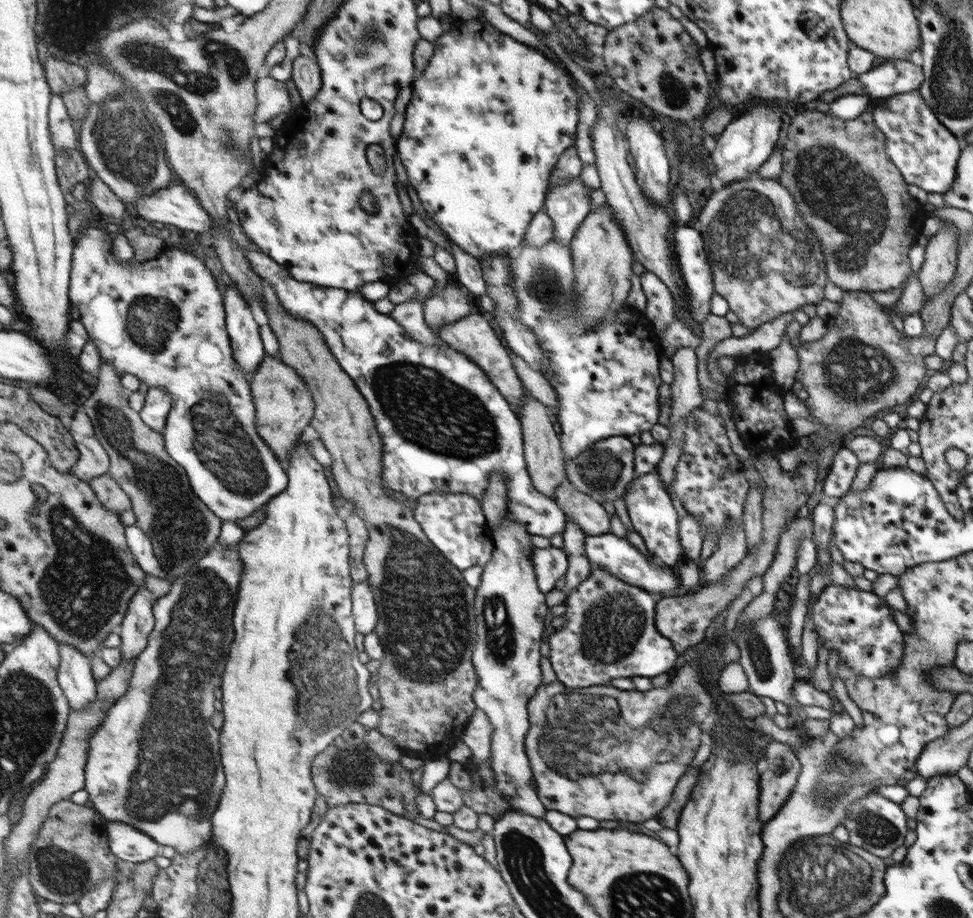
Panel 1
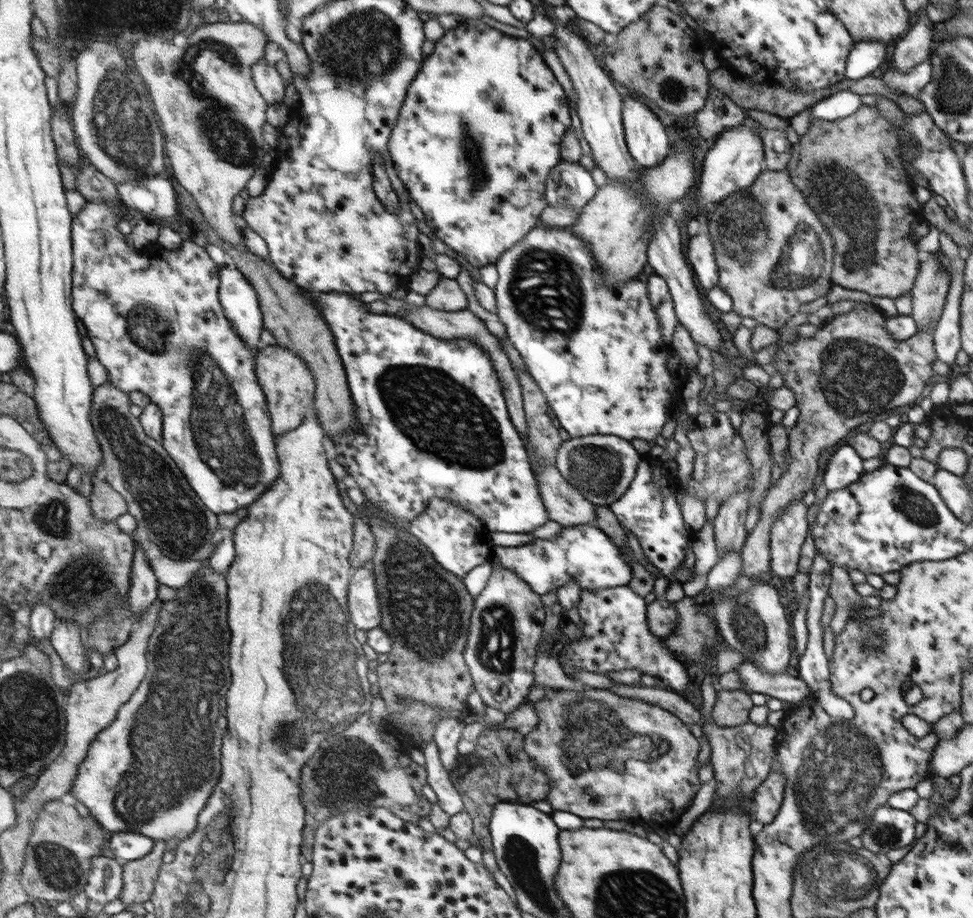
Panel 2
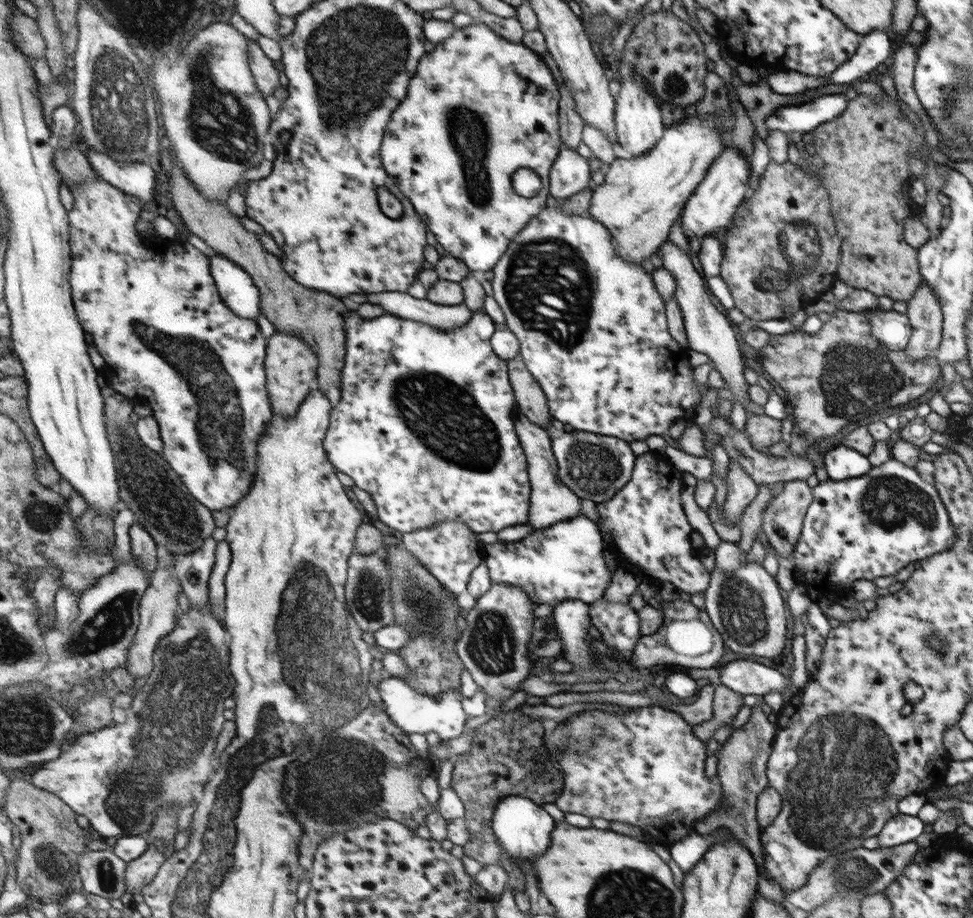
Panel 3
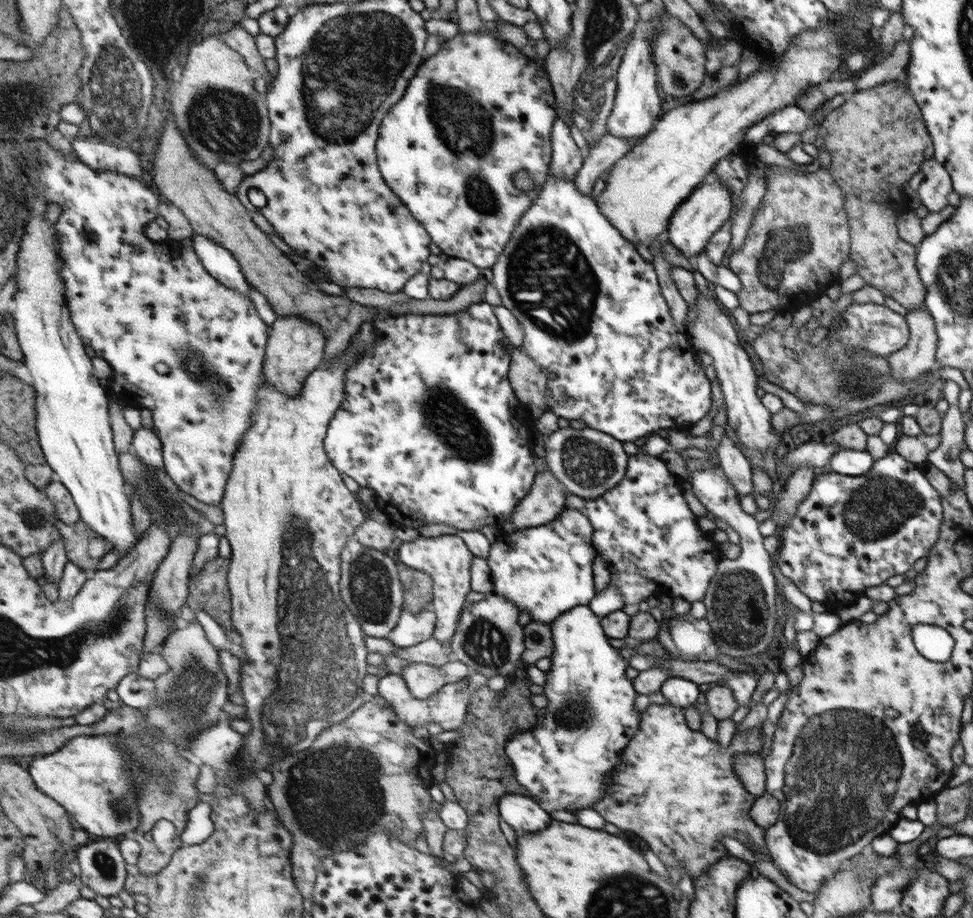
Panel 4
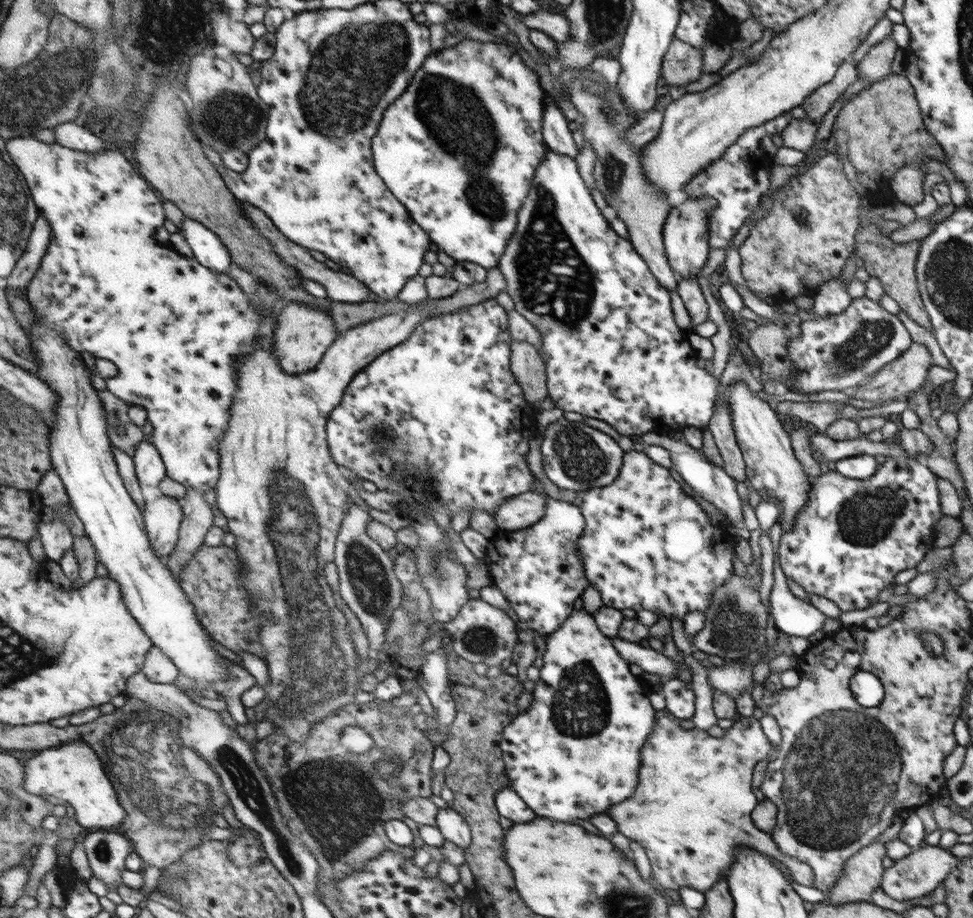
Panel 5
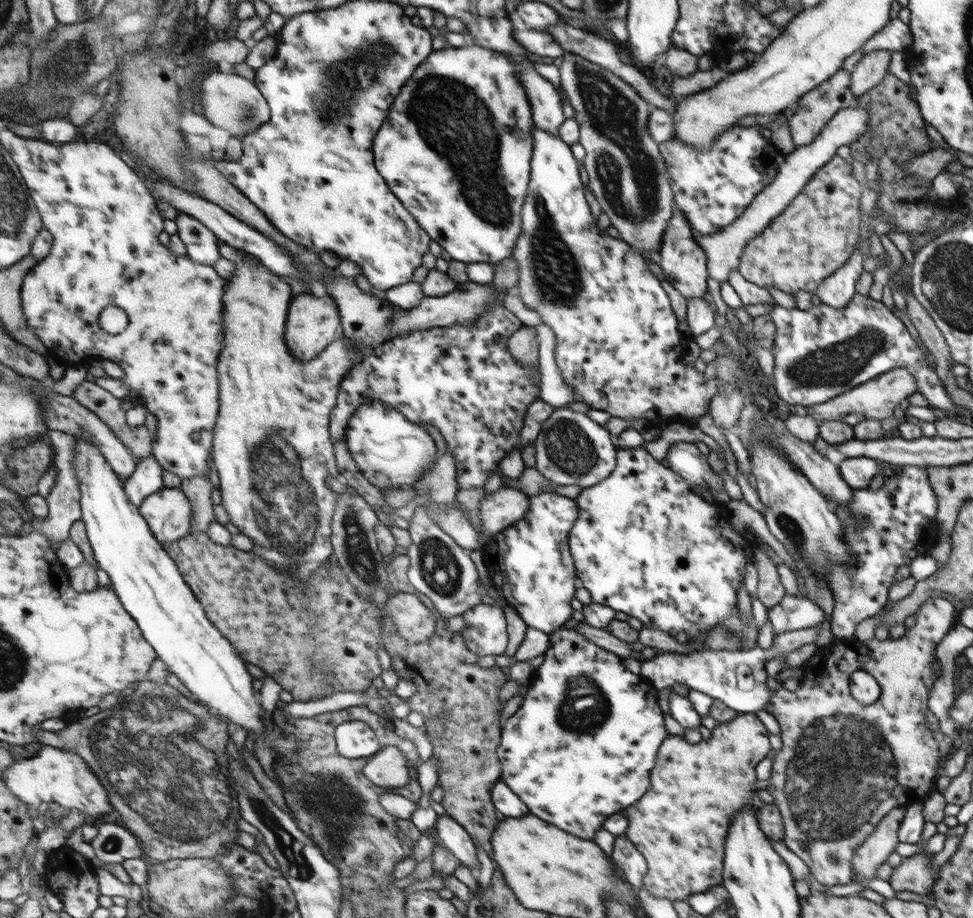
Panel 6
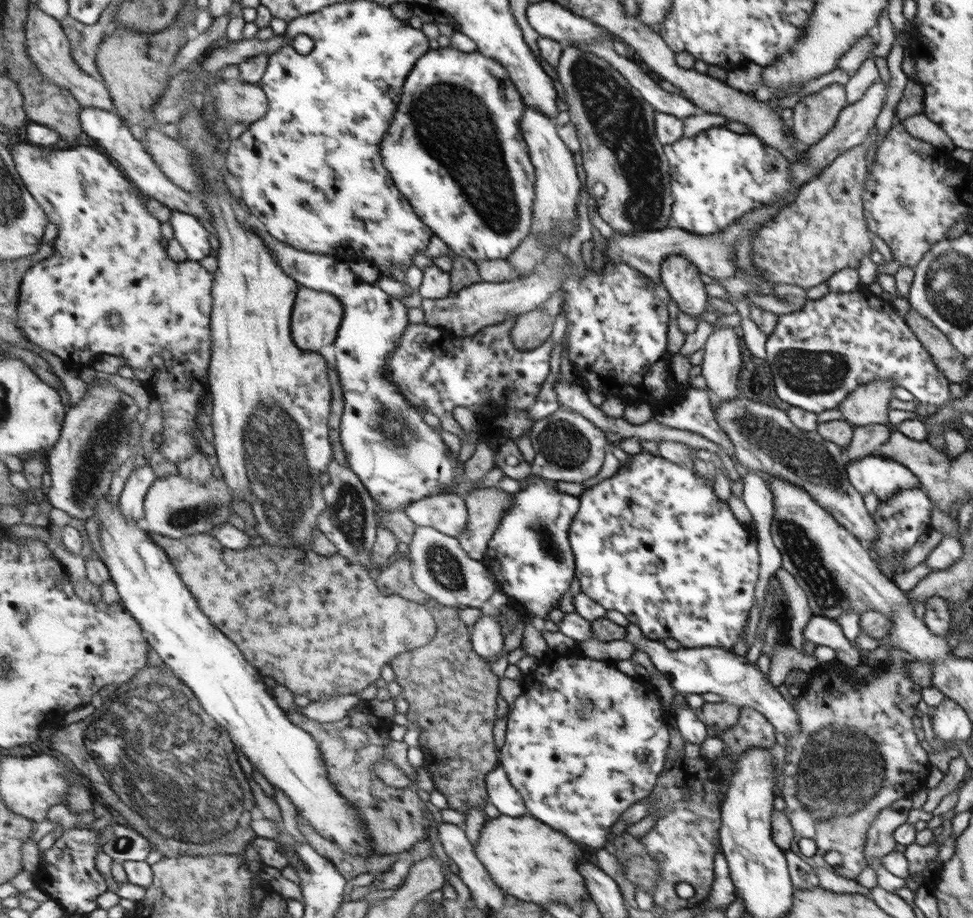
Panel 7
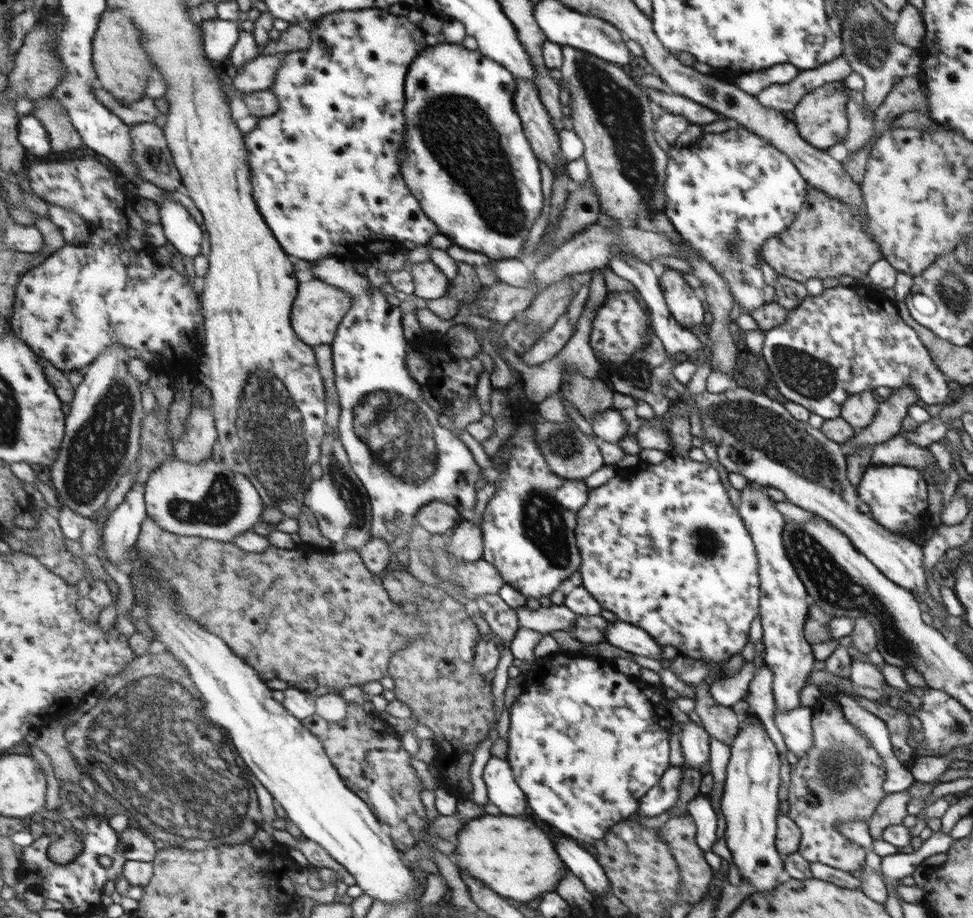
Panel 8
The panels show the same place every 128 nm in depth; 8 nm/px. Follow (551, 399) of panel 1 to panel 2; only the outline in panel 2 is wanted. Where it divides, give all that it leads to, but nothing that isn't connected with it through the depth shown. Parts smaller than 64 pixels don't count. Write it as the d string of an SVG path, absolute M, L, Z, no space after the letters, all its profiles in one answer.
M461 266L461 271L456 278L457 282L460 282L460 286L464 286L464 293L468 294L468 308L475 315L477 315L482 321L485 322L486 328L491 332L496 338L500 338L506 346L506 353L510 363L514 369L520 369L529 374L524 360L520 356L520 353L514 348L514 345L507 338L506 328L503 322L499 319L496 313L492 313L482 307L477 300L473 291L472 277L469 271L463 266Z

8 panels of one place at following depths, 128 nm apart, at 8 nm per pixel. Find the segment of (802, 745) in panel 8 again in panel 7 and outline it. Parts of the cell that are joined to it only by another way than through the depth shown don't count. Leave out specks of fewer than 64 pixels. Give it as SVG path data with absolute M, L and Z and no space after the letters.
M630 622L626 626L626 642L634 644L635 650L640 650L644 654L648 654L648 658L654 664L654 668L658 672L666 675L672 687L676 689L678 693L682 694L716 694L722 696L724 701L728 704L738 706L742 708L754 708L757 712L760 712L769 722L776 732L782 732L785 737L798 736L801 730L801 721L798 712L794 709L794 706L790 704L789 700L785 699L780 694L778 688L771 686L768 680L764 679L764 674L760 672L758 668L758 662L748 662L748 658L740 656L733 651L724 650L724 648L678 648L676 650L666 647L664 642L655 641L646 638L639 626Z

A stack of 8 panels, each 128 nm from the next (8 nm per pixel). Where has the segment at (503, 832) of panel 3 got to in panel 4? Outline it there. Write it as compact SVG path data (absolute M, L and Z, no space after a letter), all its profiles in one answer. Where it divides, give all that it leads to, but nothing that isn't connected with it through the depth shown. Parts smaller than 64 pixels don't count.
M507 794L499 802L500 814L503 814L503 820L513 827L516 836L524 832L544 830L550 816L538 804L529 796Z

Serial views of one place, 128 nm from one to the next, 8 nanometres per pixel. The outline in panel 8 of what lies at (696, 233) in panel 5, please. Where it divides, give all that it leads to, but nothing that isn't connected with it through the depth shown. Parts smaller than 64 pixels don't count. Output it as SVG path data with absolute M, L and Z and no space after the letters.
M666 267L659 279L664 300L680 326L687 331L700 326L704 320L704 308L696 298L694 290L685 282L683 273Z

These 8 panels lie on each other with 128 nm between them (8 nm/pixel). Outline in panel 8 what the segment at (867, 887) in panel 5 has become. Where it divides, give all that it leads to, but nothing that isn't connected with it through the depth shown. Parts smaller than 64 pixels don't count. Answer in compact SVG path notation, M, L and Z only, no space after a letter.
M893 792L884 795L869 819L869 831L872 839L882 839L882 833L888 826L903 824L908 815L906 806L910 800L910 792Z

